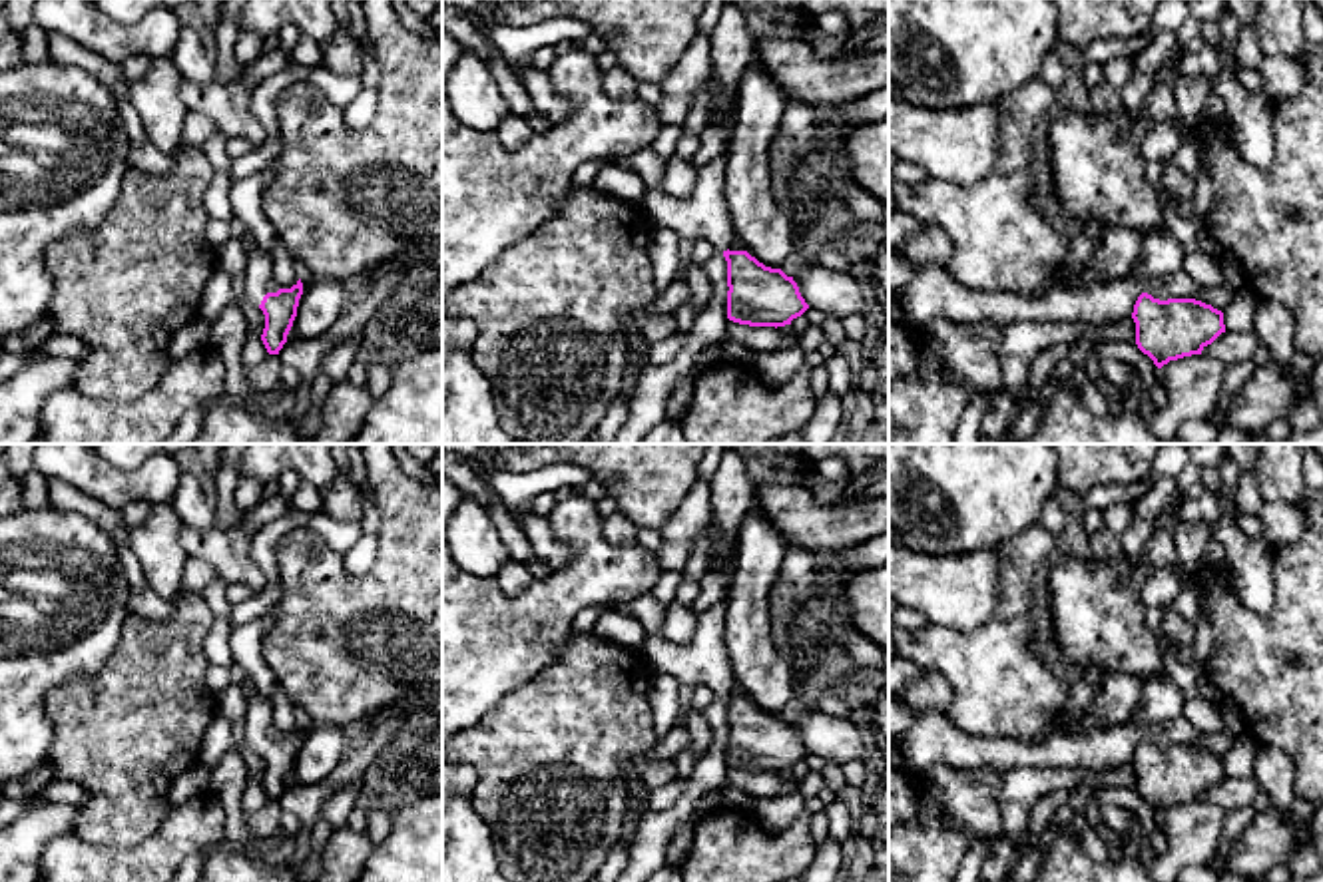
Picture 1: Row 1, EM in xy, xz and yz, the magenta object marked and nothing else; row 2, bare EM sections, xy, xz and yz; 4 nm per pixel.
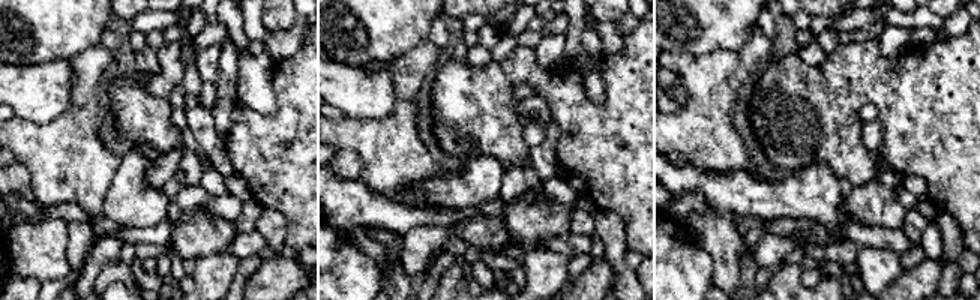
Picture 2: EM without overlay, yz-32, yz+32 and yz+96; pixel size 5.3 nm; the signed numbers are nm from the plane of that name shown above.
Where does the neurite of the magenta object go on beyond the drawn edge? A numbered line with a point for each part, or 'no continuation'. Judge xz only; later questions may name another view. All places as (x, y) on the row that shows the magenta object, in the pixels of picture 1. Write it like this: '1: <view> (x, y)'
no continuation

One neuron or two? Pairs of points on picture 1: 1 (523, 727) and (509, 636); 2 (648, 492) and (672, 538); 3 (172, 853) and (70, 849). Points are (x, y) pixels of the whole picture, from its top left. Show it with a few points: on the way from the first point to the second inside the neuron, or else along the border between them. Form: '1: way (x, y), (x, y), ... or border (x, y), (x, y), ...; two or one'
1: border (554, 660), (527, 683), (509, 691), (481, 717); two
2: border (692, 484), (682, 506), (658, 530); two
3: way (146, 861), (96, 861); one

